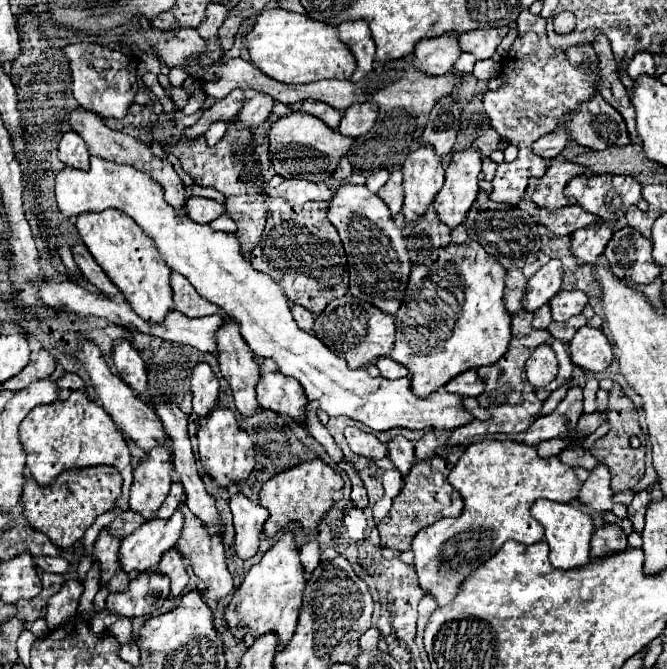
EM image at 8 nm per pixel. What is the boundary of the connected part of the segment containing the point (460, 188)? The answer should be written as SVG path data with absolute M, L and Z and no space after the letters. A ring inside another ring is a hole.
M470 148L456 152L446 168L446 180L434 200L434 210L450 230L462 224L472 202L476 200L480 164L480 152Z

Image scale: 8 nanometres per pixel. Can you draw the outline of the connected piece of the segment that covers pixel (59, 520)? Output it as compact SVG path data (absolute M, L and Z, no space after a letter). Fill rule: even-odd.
M94 466L62 472L62 476L56 478L56 482L50 484L48 488L40 488L36 482L32 482L32 478L28 478L22 492L22 504L24 516L30 522L30 526L38 532L44 532L54 546L68 550L82 540L86 528L92 526L92 522L100 514L114 510L120 494L122 494L120 472L112 466Z

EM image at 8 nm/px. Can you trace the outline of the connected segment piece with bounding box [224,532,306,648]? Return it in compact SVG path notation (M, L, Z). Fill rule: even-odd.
M286 532L260 560L260 564L252 566L246 574L240 588L234 592L230 604L224 610L224 622L234 638L244 640L246 634L252 638L260 638L266 632L274 632L278 636L278 646L284 648L296 630L298 610L302 604L304 592L304 568L298 560L298 548L294 544L294 534Z

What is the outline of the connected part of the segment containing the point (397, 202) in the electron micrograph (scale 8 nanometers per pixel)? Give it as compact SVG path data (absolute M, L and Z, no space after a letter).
M400 170L390 172L390 178L388 178L386 186L382 186L378 190L378 196L386 202L386 206L390 210L402 210L404 192L402 192L402 172Z

